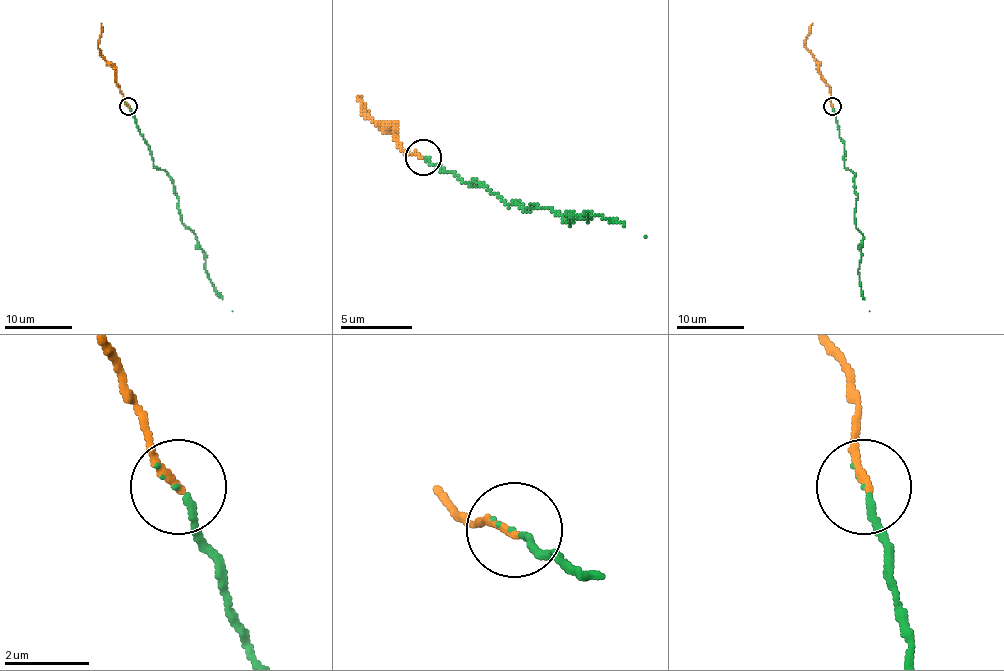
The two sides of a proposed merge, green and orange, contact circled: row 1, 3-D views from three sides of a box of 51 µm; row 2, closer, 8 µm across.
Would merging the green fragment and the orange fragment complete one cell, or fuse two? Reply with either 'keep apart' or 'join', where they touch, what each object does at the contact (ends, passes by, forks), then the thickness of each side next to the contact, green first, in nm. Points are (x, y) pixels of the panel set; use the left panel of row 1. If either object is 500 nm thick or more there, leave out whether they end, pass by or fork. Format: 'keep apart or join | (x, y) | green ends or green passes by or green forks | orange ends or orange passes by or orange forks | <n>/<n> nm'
join | (128, 106) | green ends | orange ends | 140/170 nm

